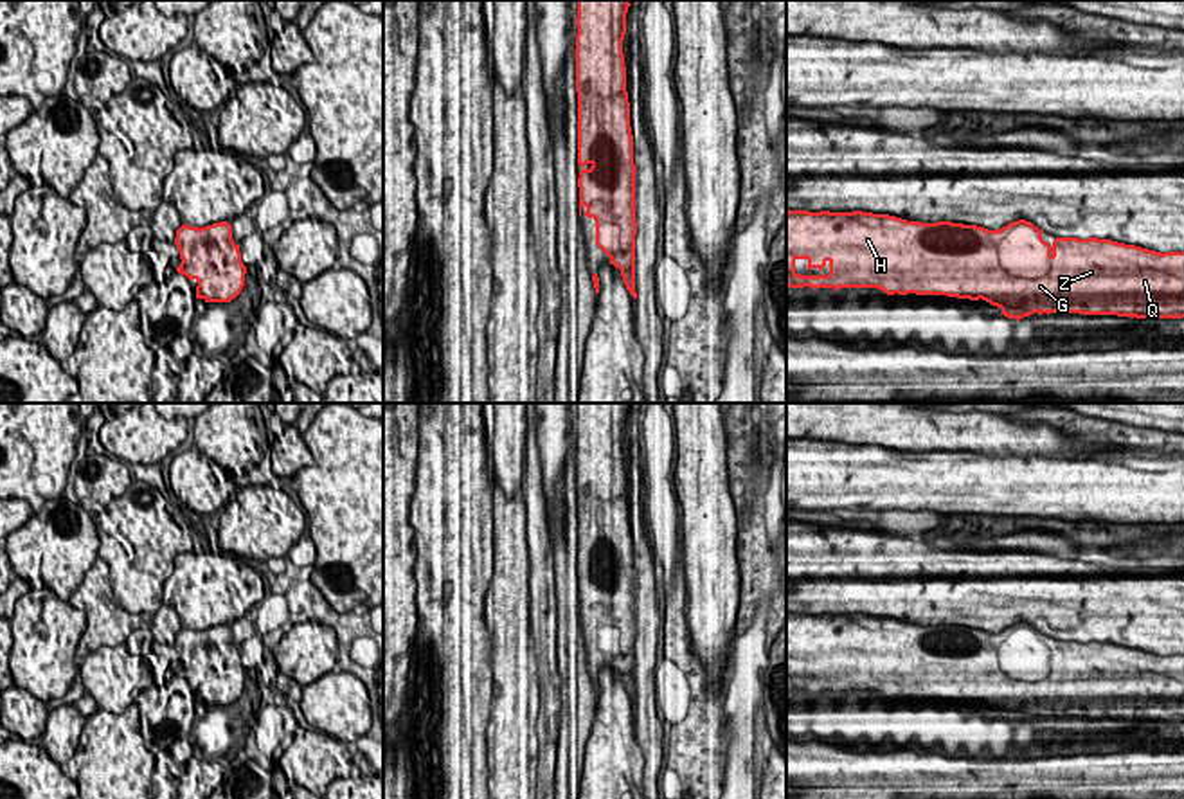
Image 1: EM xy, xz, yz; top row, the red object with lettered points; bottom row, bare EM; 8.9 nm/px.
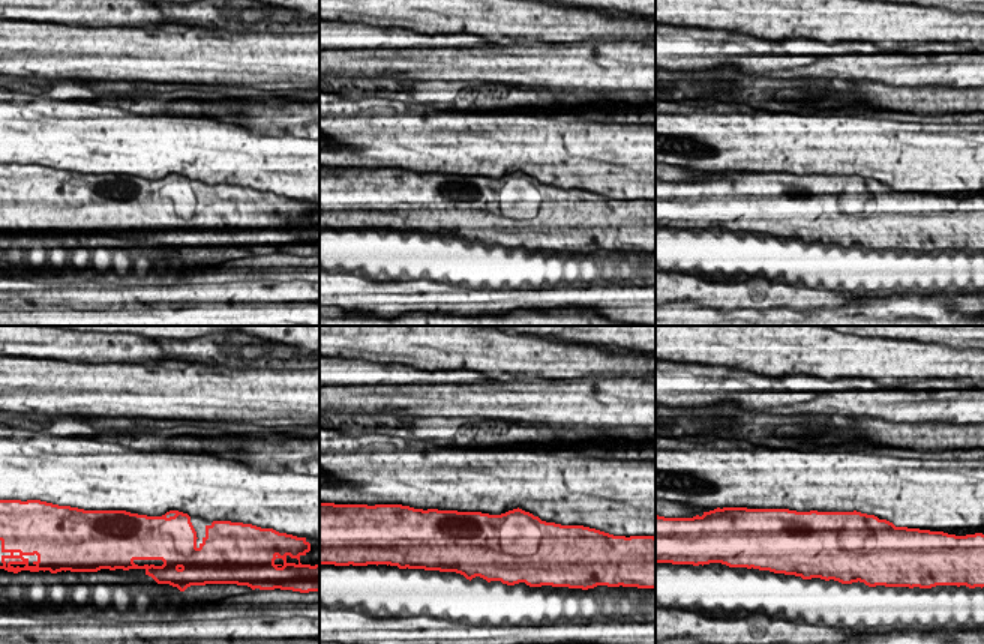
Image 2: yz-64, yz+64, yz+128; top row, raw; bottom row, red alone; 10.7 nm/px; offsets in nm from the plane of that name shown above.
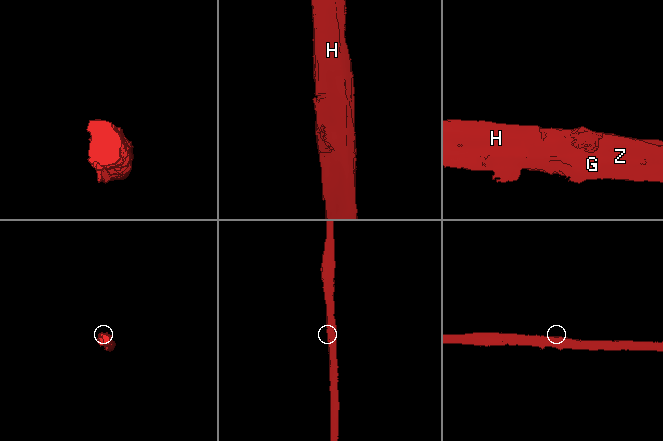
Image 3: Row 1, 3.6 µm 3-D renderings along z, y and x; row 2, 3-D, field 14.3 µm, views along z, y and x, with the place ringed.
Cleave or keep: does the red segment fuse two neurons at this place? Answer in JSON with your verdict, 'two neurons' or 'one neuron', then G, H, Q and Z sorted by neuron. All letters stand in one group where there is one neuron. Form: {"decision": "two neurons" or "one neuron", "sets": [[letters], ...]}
{"decision": "one neuron", "sets": [["G", "H", "Q", "Z"]]}

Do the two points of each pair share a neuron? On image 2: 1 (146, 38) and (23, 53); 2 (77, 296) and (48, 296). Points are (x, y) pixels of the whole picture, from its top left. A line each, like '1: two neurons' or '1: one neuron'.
1: one neuron
2: one neuron

